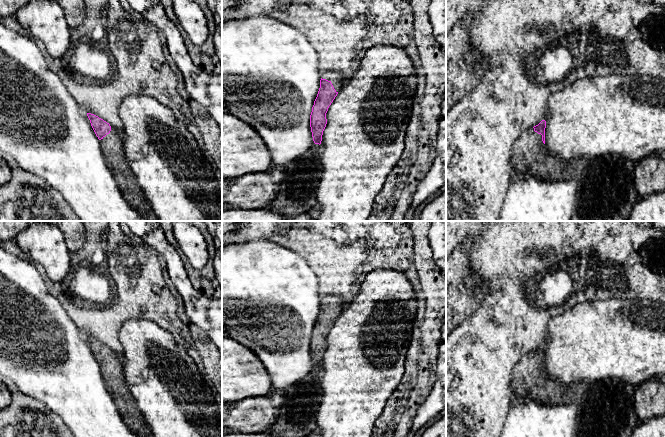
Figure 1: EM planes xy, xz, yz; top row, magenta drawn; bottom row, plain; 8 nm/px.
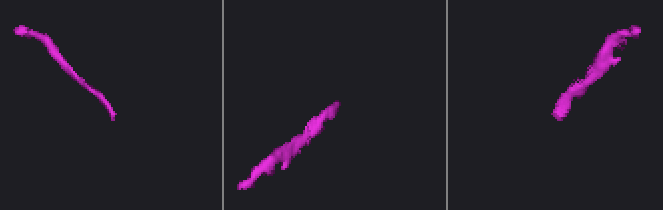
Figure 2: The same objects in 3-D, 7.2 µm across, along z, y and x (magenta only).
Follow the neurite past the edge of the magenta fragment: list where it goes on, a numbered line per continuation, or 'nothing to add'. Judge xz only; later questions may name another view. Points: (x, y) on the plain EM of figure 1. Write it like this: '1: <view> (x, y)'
1: xz (338, 304)

